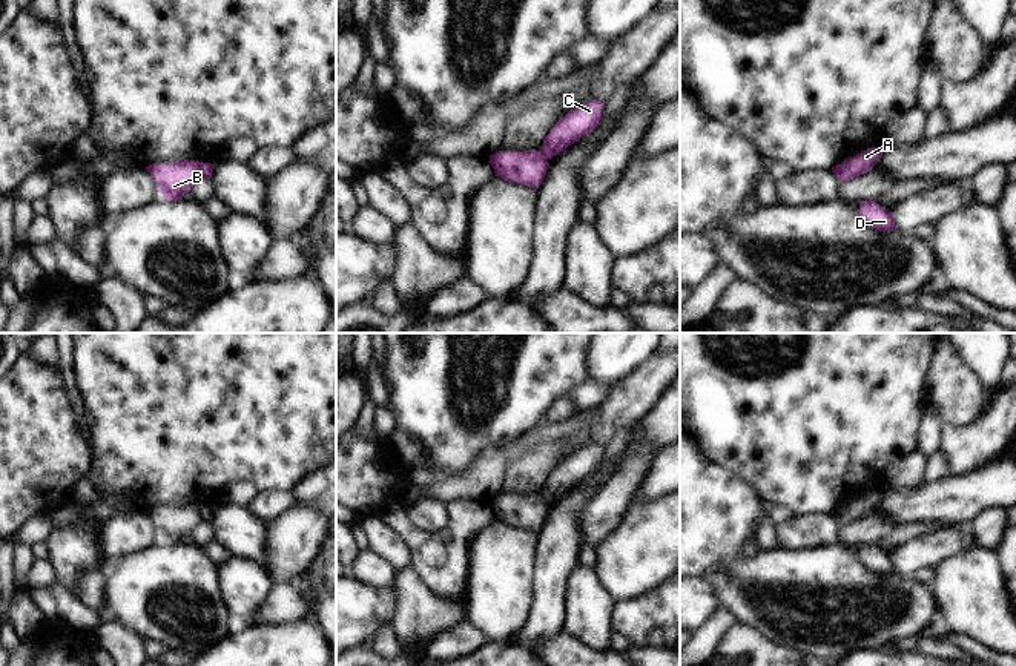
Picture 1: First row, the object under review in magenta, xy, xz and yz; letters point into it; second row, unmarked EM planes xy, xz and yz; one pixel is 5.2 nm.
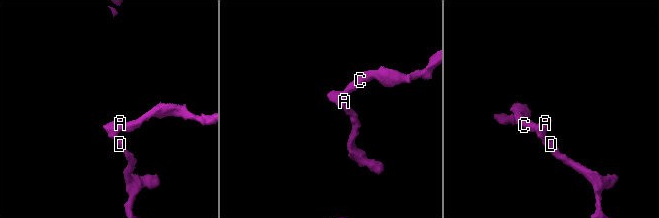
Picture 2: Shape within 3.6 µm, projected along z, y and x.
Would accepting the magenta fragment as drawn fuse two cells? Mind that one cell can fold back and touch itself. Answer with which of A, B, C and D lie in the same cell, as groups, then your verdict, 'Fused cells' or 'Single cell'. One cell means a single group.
Groups: A B D / C. Fused cells.

